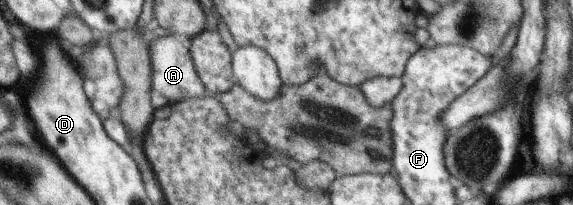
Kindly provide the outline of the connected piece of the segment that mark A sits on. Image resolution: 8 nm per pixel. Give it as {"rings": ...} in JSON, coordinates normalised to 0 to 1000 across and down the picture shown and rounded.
{"rings":[[[304,166],[286,180],[265,176],[265,205],[260,220],[264,224],[267,332],[265,439],[272,439],[276,459],[283,459],[286,478],[291,478],[300,502],[351,473],[363,454],[344,366],[326,195],[316,190]]]}

